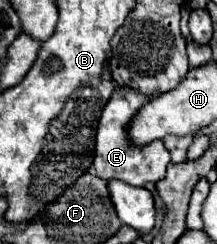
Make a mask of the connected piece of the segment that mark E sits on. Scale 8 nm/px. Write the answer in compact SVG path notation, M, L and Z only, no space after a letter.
M129 86L115 88L113 96L109 98L109 102L103 108L99 128L97 128L97 146L95 146L93 166L95 166L95 172L99 178L103 178L103 180L119 178L123 182L129 182L131 186L143 186L147 182L159 182L165 176L165 168L171 162L171 158L169 158L169 150L165 150L163 140L153 140L145 146L135 146L131 142L131 138L127 136L127 128L129 128L129 122L133 120L133 116L141 110L141 106L145 106L153 98L157 98L157 94L147 96Z

